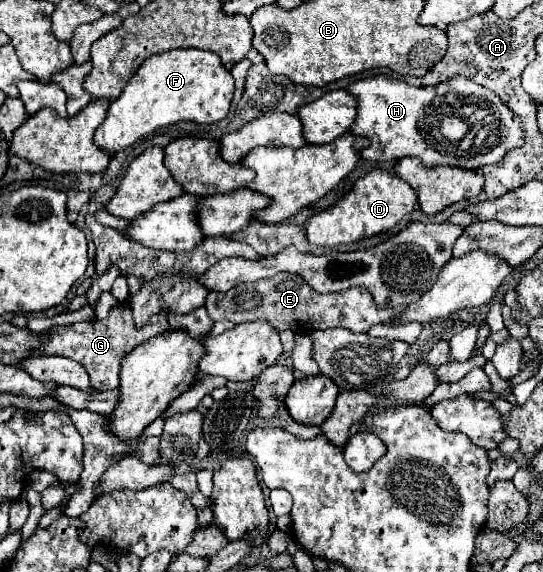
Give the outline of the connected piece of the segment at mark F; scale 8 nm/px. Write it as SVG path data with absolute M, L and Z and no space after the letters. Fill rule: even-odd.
M172 49L168 53L152 55L142 63L142 67L136 71L136 75L128 81L122 95L110 103L108 115L104 123L94 133L94 145L102 151L114 155L138 139L142 139L148 133L154 133L162 127L174 125L178 121L194 121L194 123L216 123L228 115L230 101L234 95L234 79L230 71L220 63L220 57L212 51L204 49Z

